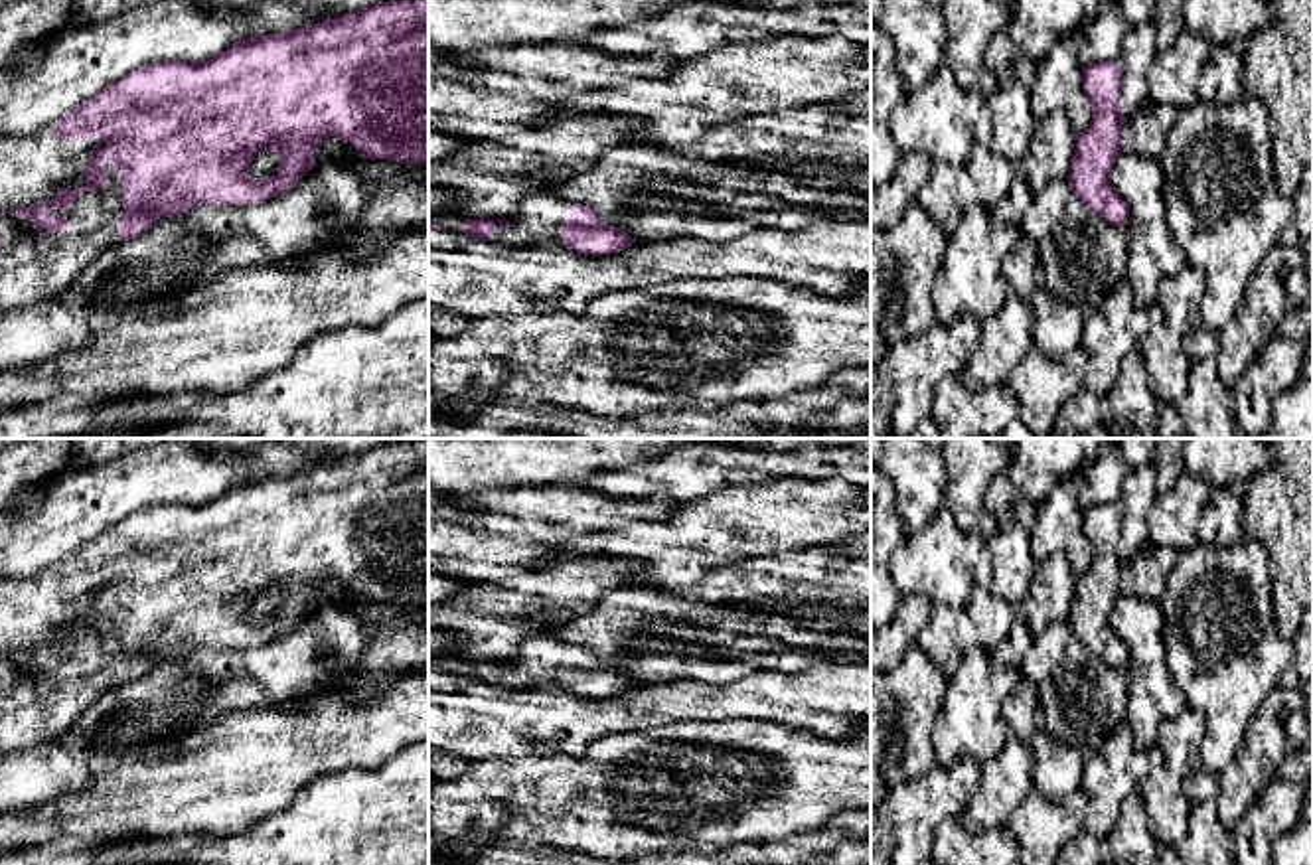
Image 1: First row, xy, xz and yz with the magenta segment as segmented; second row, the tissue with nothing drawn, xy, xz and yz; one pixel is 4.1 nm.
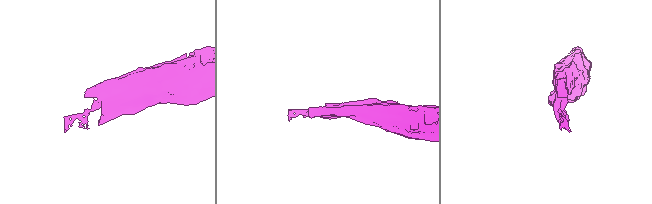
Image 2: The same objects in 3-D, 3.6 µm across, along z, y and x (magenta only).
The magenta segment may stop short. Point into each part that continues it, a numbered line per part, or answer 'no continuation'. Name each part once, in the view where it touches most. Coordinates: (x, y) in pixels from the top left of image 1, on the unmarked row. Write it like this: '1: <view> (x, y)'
1: xy (34, 611)

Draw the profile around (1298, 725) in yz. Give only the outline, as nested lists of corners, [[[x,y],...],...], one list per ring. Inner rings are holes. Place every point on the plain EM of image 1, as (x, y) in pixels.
[[[1275,687],[1252,717],[1240,754],[1220,774],[1195,770],[1185,780],[1189,802],[1212,802],[1222,826],[1230,831],[1240,824],[1274,768],[1289,750],[1301,750],[1313,739],[1313,721],[1301,691]]]

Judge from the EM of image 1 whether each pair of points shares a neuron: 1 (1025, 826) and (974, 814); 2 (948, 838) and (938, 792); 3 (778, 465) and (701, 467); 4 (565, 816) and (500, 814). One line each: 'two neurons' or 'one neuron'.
1: two neurons
2: two neurons
3: one neuron
4: two neurons

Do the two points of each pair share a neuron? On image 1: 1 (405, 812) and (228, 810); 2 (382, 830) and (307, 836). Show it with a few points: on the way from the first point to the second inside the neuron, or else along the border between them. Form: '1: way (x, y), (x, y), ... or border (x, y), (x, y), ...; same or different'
1: border (314, 779), (283, 808), (239, 832); different
2: way (364, 836), (324, 836); same

